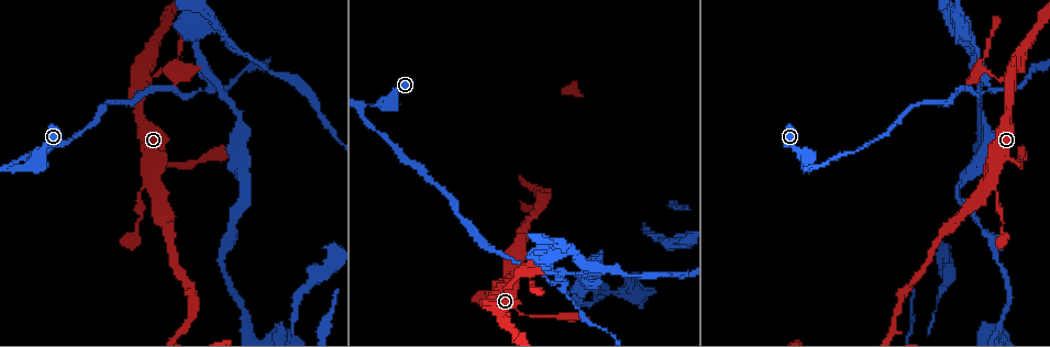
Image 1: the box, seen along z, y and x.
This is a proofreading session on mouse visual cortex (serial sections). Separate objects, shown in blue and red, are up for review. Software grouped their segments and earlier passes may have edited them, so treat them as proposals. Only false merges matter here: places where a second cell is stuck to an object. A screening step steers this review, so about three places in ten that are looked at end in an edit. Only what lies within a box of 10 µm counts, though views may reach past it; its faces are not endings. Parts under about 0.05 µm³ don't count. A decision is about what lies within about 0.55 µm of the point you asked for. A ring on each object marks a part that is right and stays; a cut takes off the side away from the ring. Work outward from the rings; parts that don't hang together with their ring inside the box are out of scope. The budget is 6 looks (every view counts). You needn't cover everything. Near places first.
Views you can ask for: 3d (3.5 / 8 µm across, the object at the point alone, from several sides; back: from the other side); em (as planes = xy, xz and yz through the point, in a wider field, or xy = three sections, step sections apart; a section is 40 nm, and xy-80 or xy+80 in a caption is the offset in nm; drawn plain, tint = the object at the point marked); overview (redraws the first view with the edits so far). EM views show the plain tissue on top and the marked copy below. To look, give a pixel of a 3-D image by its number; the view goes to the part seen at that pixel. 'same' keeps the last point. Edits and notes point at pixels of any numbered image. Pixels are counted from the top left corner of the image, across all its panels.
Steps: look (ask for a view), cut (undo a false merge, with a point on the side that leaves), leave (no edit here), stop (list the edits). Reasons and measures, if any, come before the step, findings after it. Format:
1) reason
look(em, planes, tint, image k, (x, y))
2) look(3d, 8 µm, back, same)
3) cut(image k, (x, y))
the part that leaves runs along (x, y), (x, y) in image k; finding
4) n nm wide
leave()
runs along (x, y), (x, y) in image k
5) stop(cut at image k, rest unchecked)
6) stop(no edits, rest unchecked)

small branch off a trunk
look(3d, 3.5 µm, back, image 1, (153, 173))

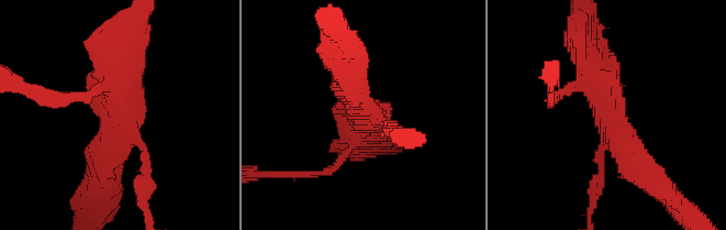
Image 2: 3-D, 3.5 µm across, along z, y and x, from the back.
3 arms; arms of 150, 350, 450 nm
look(em, xy, step 5, tint, image 2, (362, 114))

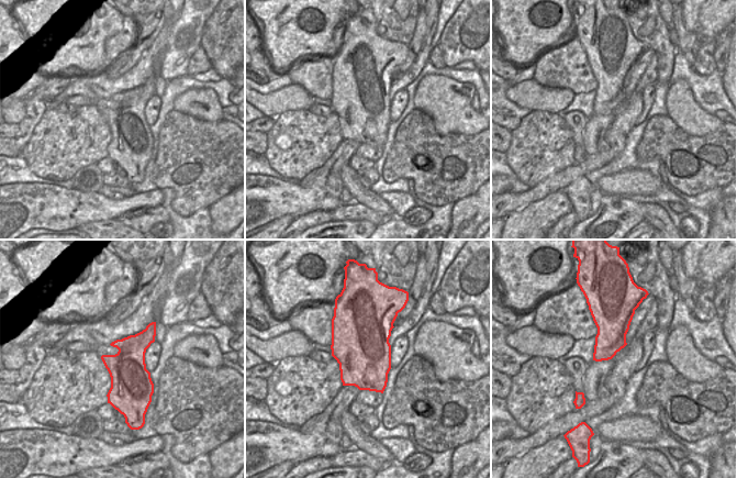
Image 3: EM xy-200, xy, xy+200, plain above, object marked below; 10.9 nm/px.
650 nm wide
leave()
runs along (581, 46), (612, 124), (649, 178) in image 2; continuous, no second cell

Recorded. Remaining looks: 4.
arms part here
look(3d, 3.5 µm, image 1, (142, 79))

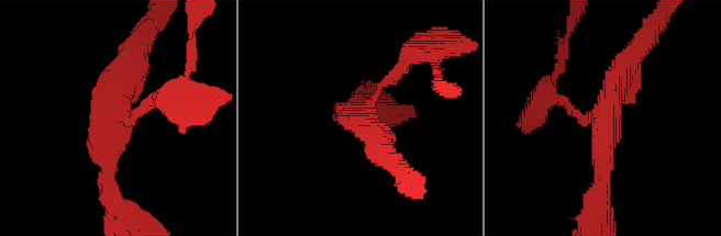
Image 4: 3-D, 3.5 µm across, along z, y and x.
3 arms; arms of 200, 250, 350 nm
leave()
runs along (601, 183), (603, 112), (634, 52) in image 4; continuous, no second cell

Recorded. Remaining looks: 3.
abrupt turn
look(3d, 3.5 µm, image 1, (372, 105))

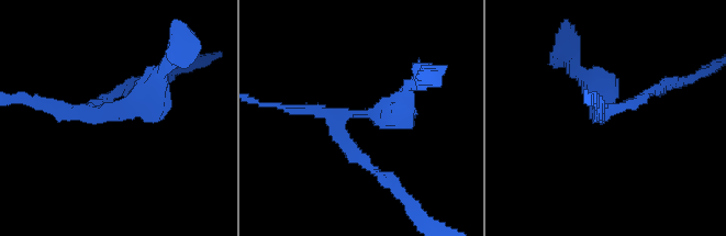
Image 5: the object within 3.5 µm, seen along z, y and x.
arms of 150, 350 nm
look(em, xy, step 2, tint, image 5, (358, 115))

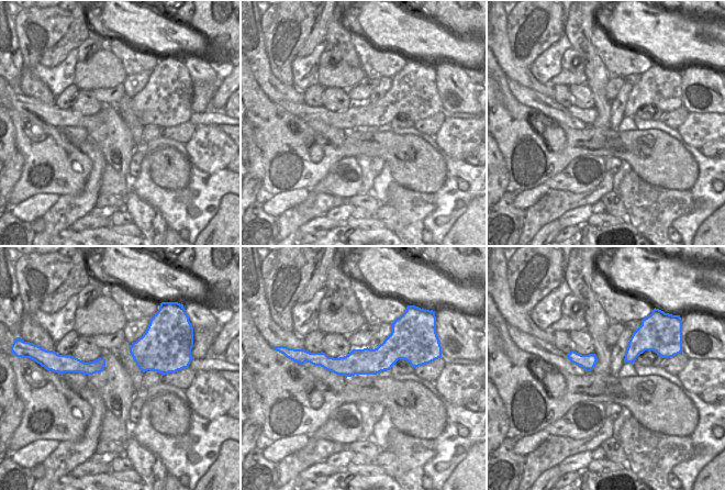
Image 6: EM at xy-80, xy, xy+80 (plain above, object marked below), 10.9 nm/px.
leave()
runs along (410, 358), (316, 363) in image 6; all the same cell

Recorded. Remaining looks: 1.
stop(no edits, rest unchecked)

